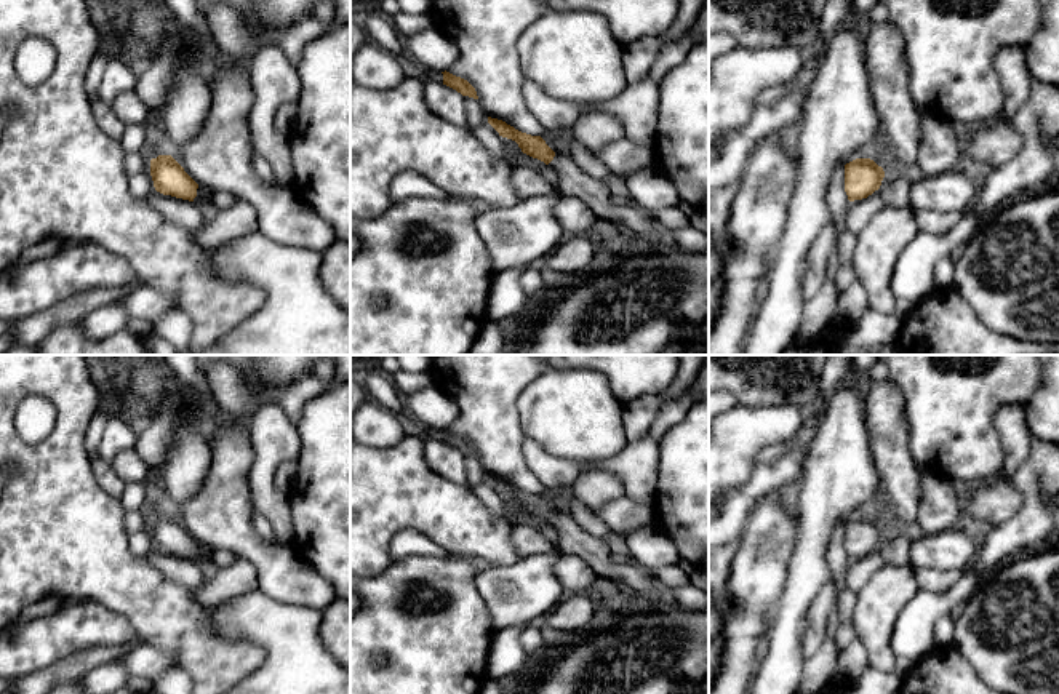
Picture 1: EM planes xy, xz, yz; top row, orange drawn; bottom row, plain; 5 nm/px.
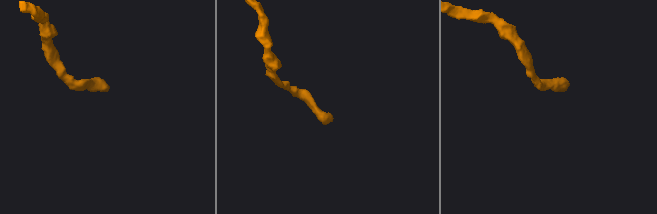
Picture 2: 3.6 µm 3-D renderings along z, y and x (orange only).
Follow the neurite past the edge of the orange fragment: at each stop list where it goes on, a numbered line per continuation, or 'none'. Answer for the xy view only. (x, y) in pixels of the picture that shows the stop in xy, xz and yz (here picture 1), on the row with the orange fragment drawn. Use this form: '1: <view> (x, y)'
1: xy (202, 194)

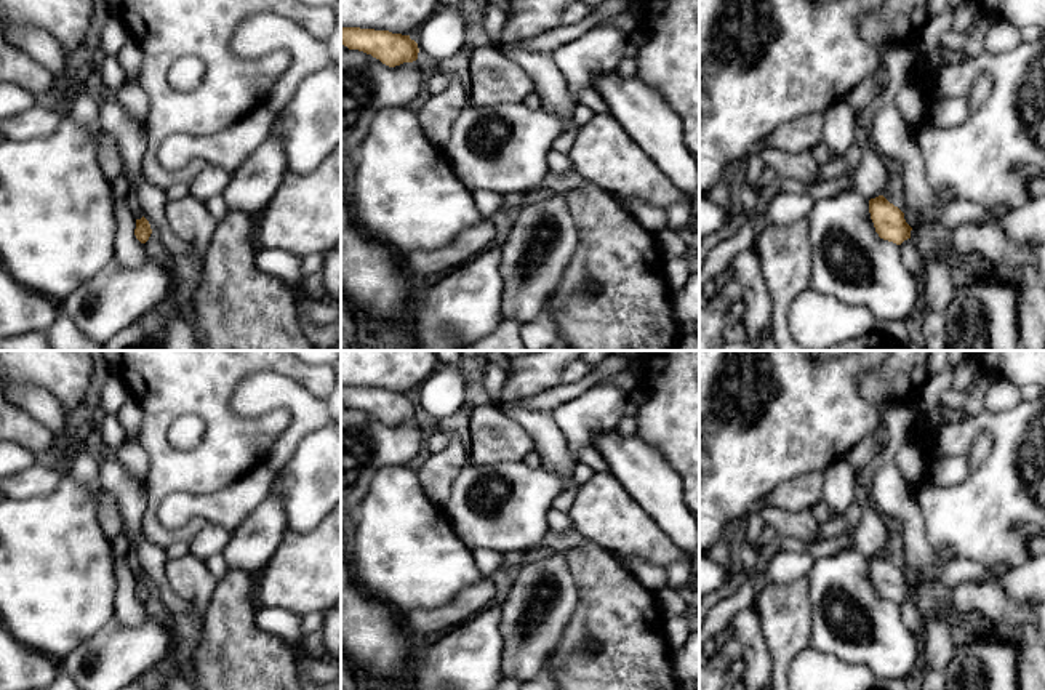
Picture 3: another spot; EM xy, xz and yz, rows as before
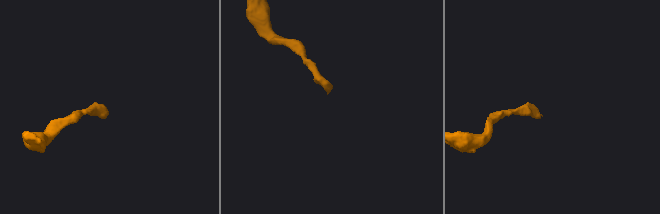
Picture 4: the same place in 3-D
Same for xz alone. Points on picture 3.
none

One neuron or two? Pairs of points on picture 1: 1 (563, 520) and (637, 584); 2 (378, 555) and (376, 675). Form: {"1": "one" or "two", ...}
{"1": "one", "2": "two"}

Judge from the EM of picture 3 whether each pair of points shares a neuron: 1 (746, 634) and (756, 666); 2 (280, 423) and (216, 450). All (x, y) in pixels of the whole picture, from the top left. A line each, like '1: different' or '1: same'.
1: same
2: same

